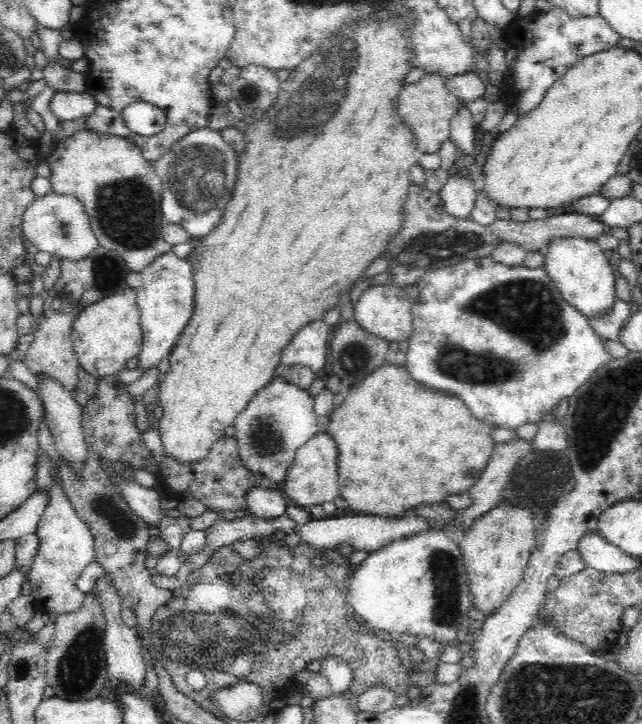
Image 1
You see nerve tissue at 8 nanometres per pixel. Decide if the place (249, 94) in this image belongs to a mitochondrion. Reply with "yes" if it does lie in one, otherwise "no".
yes

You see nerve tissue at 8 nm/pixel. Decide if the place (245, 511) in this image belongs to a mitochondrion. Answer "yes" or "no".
no

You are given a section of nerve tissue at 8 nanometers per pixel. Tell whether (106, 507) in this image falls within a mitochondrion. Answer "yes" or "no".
yes

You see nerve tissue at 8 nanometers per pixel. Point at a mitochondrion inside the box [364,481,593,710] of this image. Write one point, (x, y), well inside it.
(443, 568)

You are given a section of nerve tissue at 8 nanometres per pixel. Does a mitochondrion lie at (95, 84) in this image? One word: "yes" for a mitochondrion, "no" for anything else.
no

